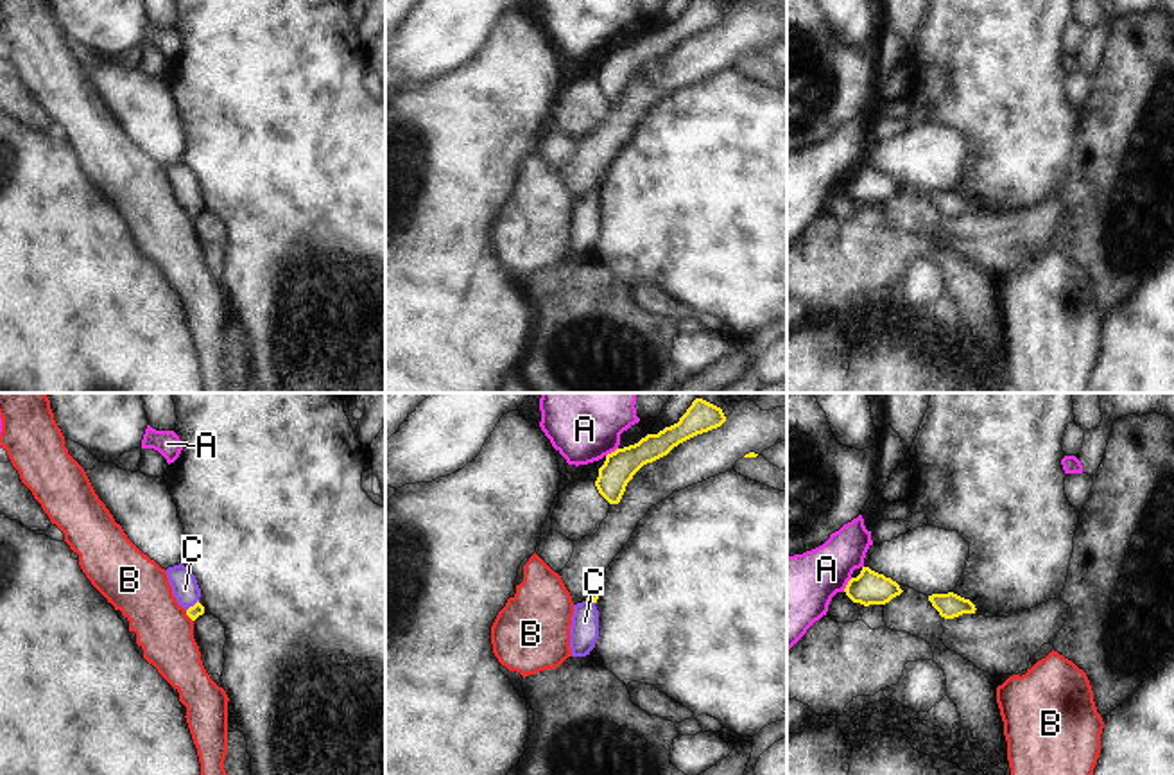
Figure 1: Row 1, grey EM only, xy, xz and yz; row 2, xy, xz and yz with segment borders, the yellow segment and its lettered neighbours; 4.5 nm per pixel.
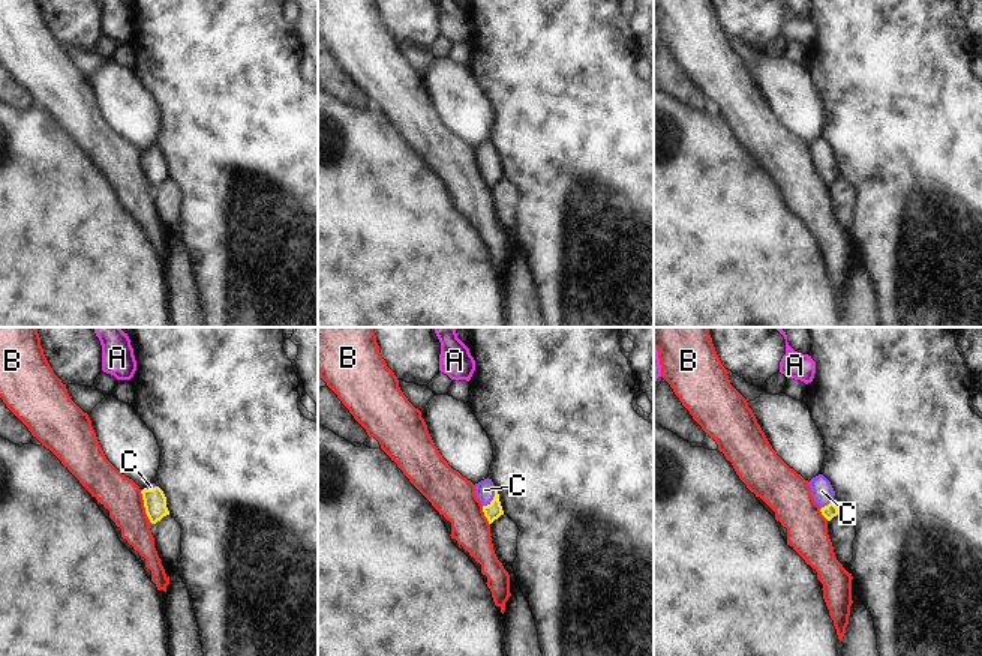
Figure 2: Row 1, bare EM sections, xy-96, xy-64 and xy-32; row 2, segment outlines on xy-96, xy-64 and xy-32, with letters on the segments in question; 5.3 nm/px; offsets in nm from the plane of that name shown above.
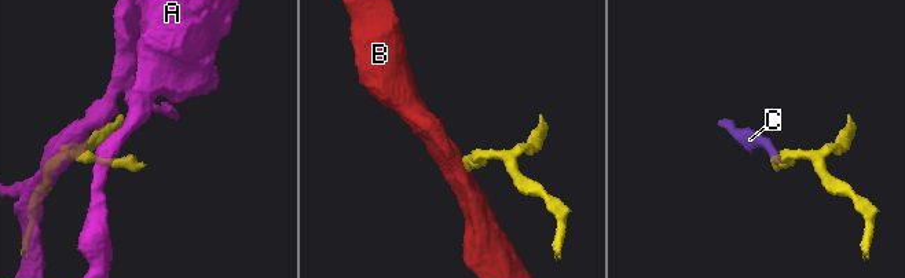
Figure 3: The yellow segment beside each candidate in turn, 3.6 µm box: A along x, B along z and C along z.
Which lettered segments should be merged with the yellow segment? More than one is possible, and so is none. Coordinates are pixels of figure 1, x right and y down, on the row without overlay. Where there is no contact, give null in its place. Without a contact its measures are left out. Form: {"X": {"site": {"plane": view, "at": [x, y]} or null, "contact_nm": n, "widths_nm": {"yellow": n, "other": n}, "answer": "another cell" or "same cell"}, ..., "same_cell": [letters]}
{"A": {"site": {"plane": "yz", "at": [846, 183]}, "contact_nm": 80, "widths_nm": {"yellow": 150, "other": 320}, "answer": "another cell"}, "B": {"site": {"plane": "xy", "at": [187, 212]}, "contact_nm": 70, "widths_nm": {"yellow": 60, "other": 280}, "answer": "another cell"}, "C": {"site": {"plane": "xy", "at": [194, 203]}, "contact_nm": 80, "widths_nm": {"yellow": 60, "other": 120}, "answer": "same cell"}, "same_cell": ["C"]}

